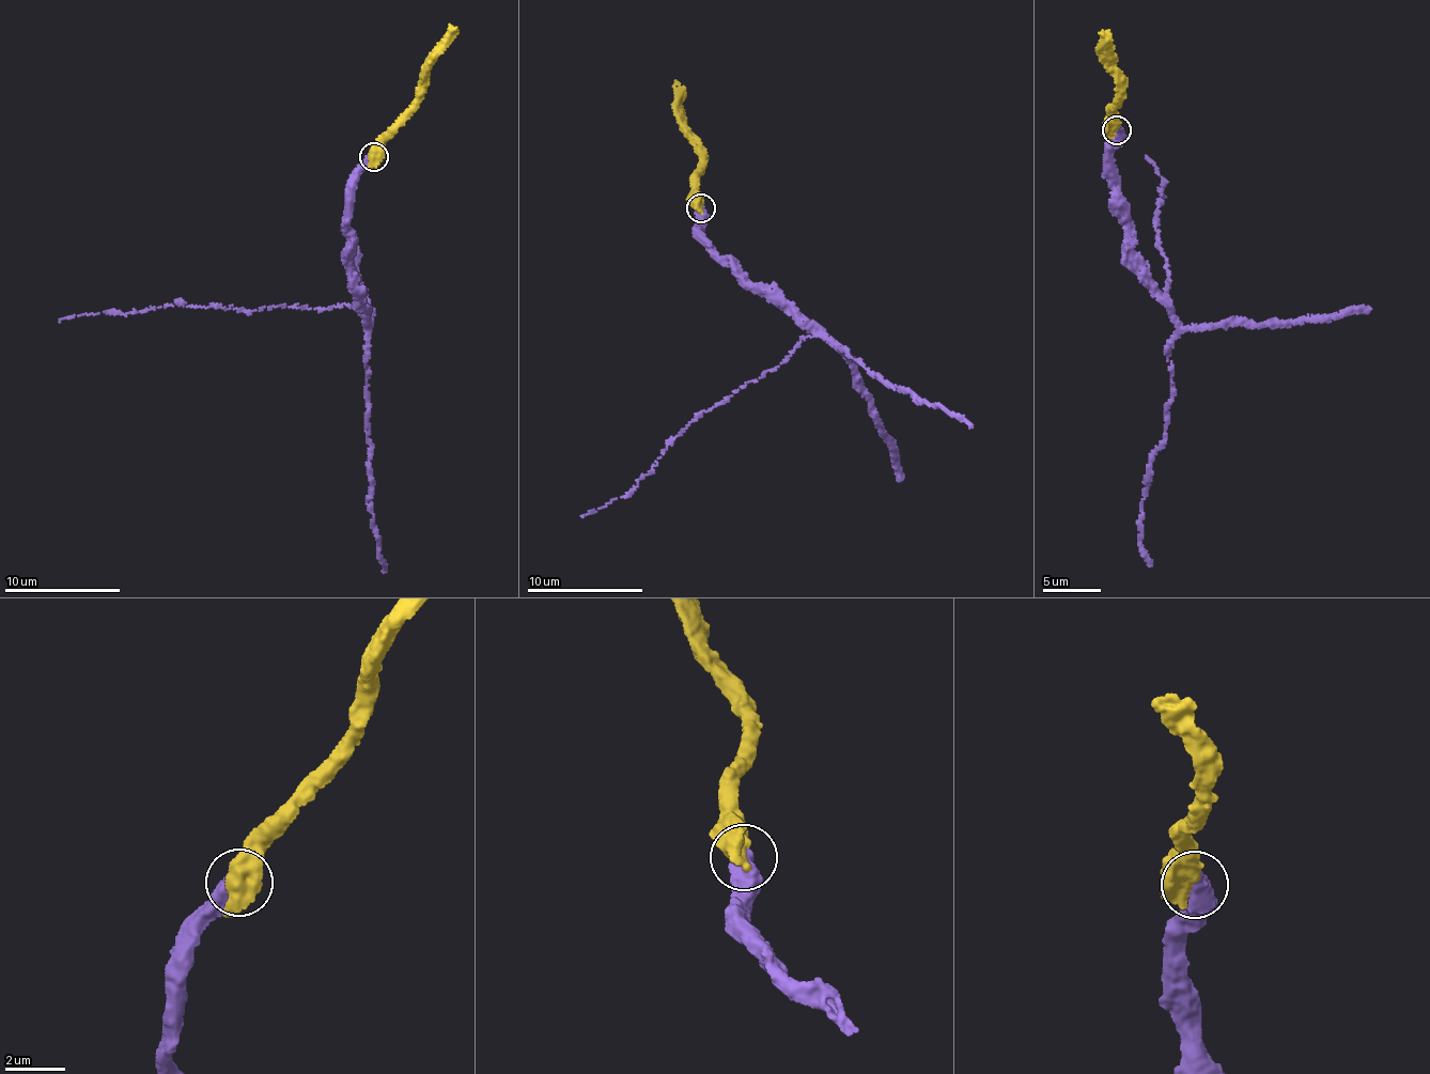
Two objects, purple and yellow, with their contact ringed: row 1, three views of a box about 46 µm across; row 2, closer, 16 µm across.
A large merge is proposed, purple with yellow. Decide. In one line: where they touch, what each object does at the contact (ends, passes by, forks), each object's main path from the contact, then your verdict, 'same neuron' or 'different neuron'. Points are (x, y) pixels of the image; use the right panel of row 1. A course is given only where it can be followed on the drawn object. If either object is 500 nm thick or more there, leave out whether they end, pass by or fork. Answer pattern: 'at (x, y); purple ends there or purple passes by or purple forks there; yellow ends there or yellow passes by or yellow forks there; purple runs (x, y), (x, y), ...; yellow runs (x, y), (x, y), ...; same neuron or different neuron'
at (1116, 129); purple runs (1116, 129), (1112, 176), (1129, 237), (1140, 269), (1166, 294), (1167, 259), (1155, 244), (1163, 178), (1146, 158); yellow runs (1116, 129), (1112, 109), (1120, 93), (1113, 56), (1099, 33); same neuron

